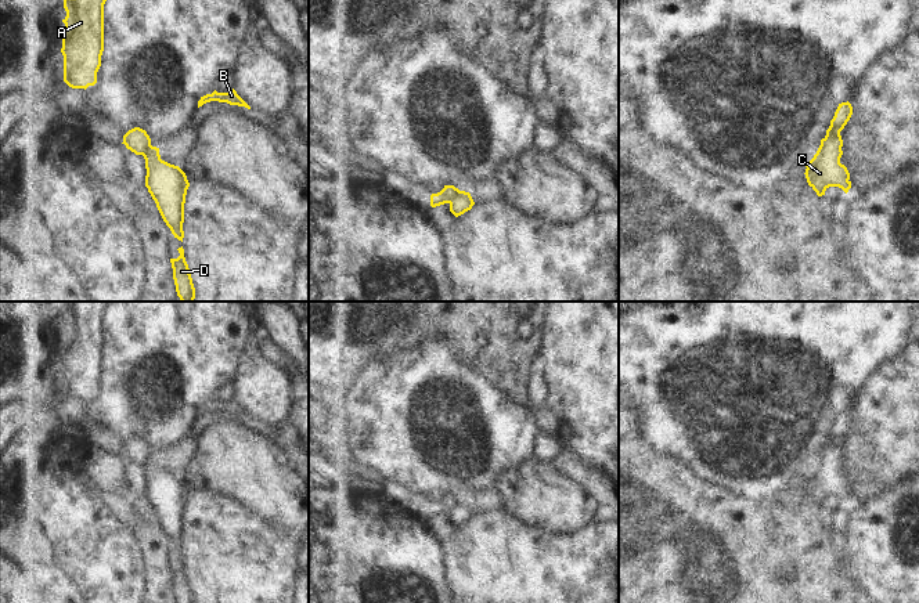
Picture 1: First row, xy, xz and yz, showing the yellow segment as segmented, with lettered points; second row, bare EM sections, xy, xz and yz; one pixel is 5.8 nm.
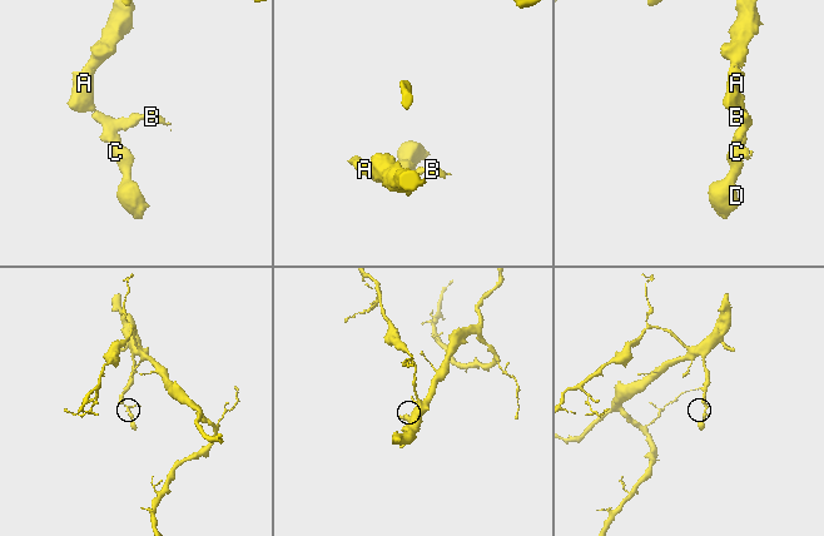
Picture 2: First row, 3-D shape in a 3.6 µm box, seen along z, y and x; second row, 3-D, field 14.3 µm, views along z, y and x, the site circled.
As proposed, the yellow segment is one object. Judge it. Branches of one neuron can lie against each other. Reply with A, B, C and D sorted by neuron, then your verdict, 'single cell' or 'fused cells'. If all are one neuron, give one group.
A B / C D; fused cells

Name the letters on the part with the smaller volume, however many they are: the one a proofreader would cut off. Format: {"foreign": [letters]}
{"foreign": ["C", "D"]}

